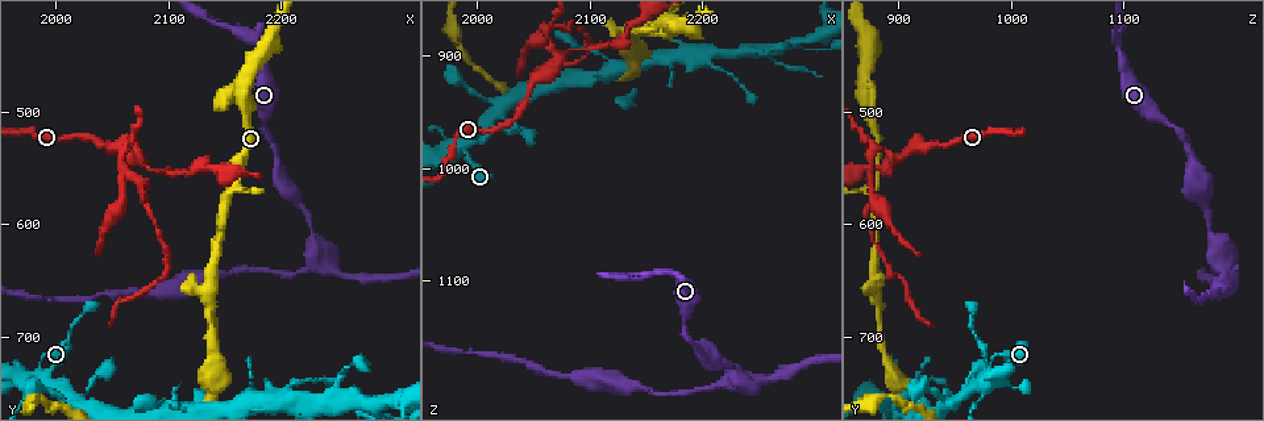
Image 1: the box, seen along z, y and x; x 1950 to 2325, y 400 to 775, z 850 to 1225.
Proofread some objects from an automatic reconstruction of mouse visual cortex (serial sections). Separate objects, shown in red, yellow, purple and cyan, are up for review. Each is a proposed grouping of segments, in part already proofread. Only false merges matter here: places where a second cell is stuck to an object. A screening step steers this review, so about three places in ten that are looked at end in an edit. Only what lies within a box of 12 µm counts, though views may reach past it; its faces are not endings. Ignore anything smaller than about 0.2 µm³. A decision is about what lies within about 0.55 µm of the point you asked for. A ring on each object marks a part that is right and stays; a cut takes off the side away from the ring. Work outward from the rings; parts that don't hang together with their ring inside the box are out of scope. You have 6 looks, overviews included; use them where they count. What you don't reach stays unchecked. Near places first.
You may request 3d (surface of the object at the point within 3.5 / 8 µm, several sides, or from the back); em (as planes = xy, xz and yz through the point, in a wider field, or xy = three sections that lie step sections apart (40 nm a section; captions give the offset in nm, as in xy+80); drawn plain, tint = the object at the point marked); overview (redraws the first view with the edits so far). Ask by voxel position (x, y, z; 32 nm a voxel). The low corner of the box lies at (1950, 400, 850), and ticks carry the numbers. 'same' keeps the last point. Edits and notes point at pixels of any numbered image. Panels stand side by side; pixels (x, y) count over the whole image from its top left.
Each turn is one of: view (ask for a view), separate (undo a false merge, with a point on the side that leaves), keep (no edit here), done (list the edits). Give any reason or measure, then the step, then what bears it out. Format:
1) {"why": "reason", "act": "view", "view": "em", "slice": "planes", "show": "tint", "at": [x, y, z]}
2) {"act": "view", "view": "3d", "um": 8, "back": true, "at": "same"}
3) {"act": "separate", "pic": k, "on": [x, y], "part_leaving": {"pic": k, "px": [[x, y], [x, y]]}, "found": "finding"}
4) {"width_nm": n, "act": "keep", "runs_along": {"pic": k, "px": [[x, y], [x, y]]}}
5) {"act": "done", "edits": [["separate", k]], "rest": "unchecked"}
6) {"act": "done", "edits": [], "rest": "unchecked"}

{"why": "side arm on a straight run", "act": "view", "view": "3d", "um": 8, "at": [2162, 560, 876]}

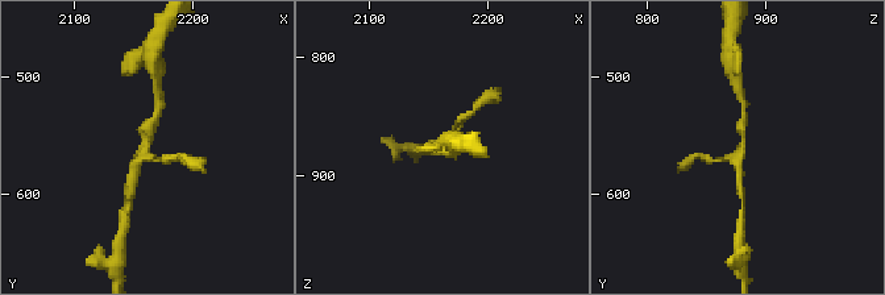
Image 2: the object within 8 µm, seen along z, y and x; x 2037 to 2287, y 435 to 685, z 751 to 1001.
{"act": "view", "view": "3d", "um": 3.5, "at": [2160, 564, 878]}

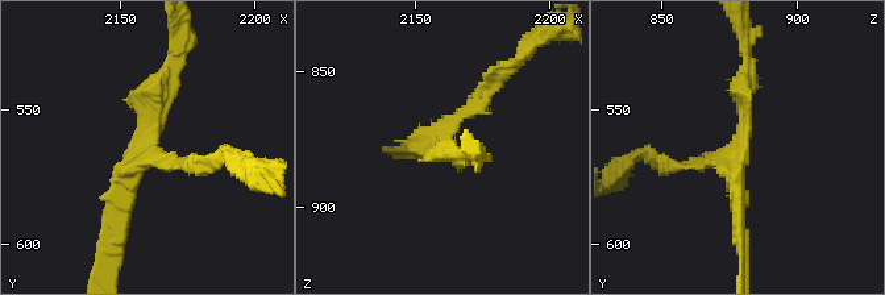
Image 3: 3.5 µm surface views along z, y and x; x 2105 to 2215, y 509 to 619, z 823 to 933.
{"arms": 3, "arm_widths_nm": [100, 250, 250], "why": "now the EM", "act": "view", "view": "em", "slice": "xy", "step": 3, "show": "tint", "at": [2160, 564, 878]}

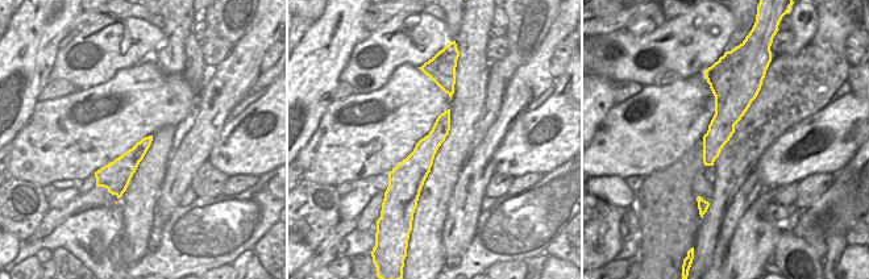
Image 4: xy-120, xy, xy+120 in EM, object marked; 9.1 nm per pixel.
{"act": "keep", "runs_along": {"pic": 3, "px": [[178, 63], [157, 87], [121, 224]]}, "found": "one cell here"}

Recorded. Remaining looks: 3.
{"why": "a narrow waist", "act": "view", "view": "3d", "um": 3.5, "at": [2072, 540, 906]}

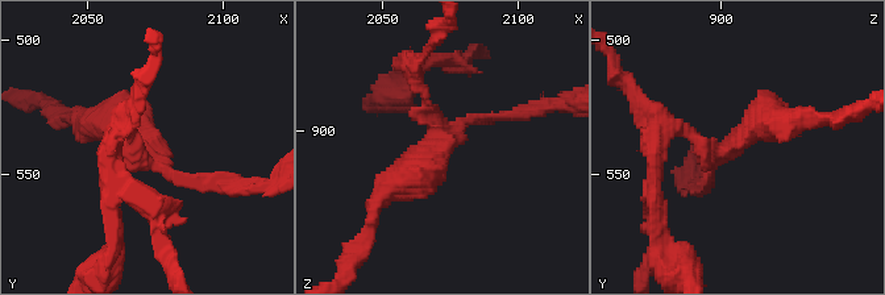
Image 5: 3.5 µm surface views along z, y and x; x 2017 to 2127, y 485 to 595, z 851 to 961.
{"arms": 3, "arm_widths_nm": [100, 150, 400], "act": "view", "view": "em", "slice": "xy", "step": 3, "show": "tint", "at": [2072, 540, 905]}

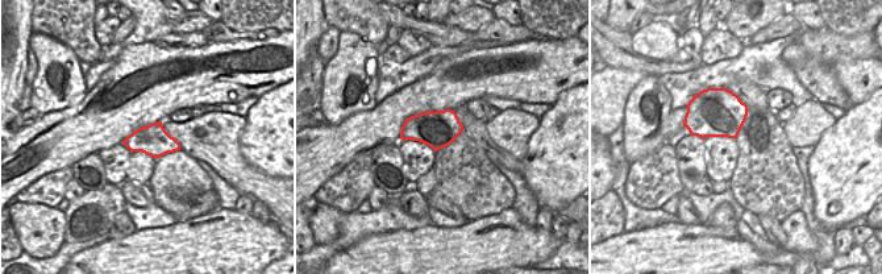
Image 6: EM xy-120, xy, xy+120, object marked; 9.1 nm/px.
{"width_nm": 340, "act": "separate", "pic": 5, "on": [424, 91], "part_leaving": {"pic": 5, "px": [[439, 129], [406, 65]]}, "found": "two cells meet here"}

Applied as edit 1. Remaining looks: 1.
{"why": "three arms meet", "act": "view", "view": "3d", "um": 3.5, "at": [2226, 614, 1182]}

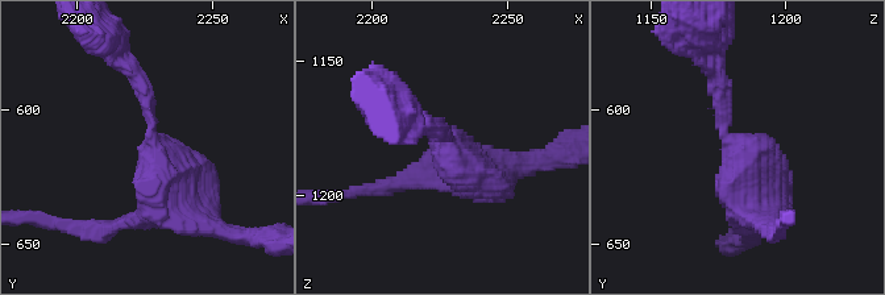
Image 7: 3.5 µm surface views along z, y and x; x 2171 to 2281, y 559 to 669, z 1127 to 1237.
{"act": "keep", "runs_along": {"pic": 7, "px": [[719, 90], [747, 203], [771, 227]]}, "found": "one cell here"}

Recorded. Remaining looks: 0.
{"act": "done", "edits": [["separate", 5]], "rest": "unchecked"}

